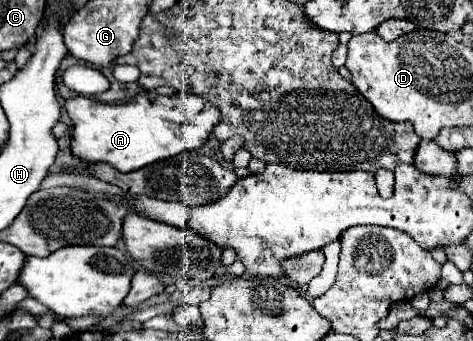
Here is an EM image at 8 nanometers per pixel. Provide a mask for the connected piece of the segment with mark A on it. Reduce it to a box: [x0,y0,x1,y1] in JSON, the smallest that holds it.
[64,92,220,172]

